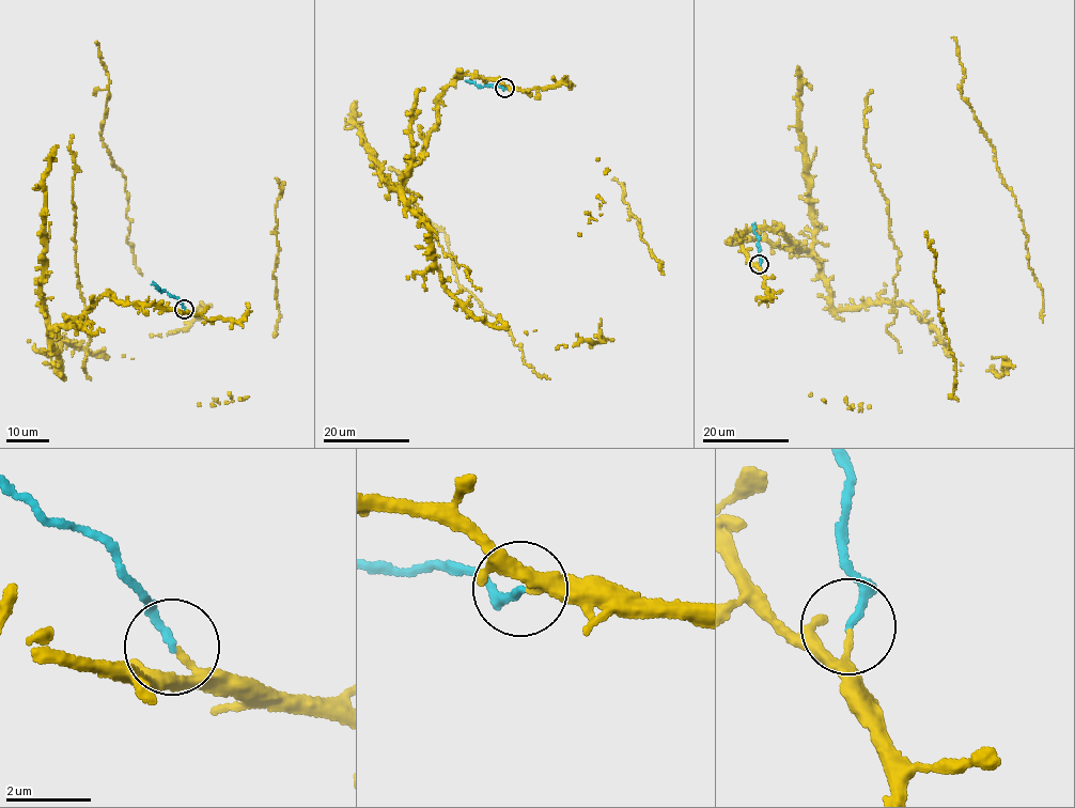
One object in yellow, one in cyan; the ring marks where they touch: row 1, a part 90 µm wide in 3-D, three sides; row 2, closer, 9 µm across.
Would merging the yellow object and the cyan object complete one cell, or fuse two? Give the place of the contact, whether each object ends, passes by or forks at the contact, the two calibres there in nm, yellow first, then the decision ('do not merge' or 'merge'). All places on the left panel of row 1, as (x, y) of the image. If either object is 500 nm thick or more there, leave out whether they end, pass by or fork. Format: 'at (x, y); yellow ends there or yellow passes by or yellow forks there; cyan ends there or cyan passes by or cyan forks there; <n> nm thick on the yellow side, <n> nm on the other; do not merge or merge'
at (184, 309); yellow passes by; cyan ends there; 120 nm thick on the yellow side, 180 nm on the other; do not merge

